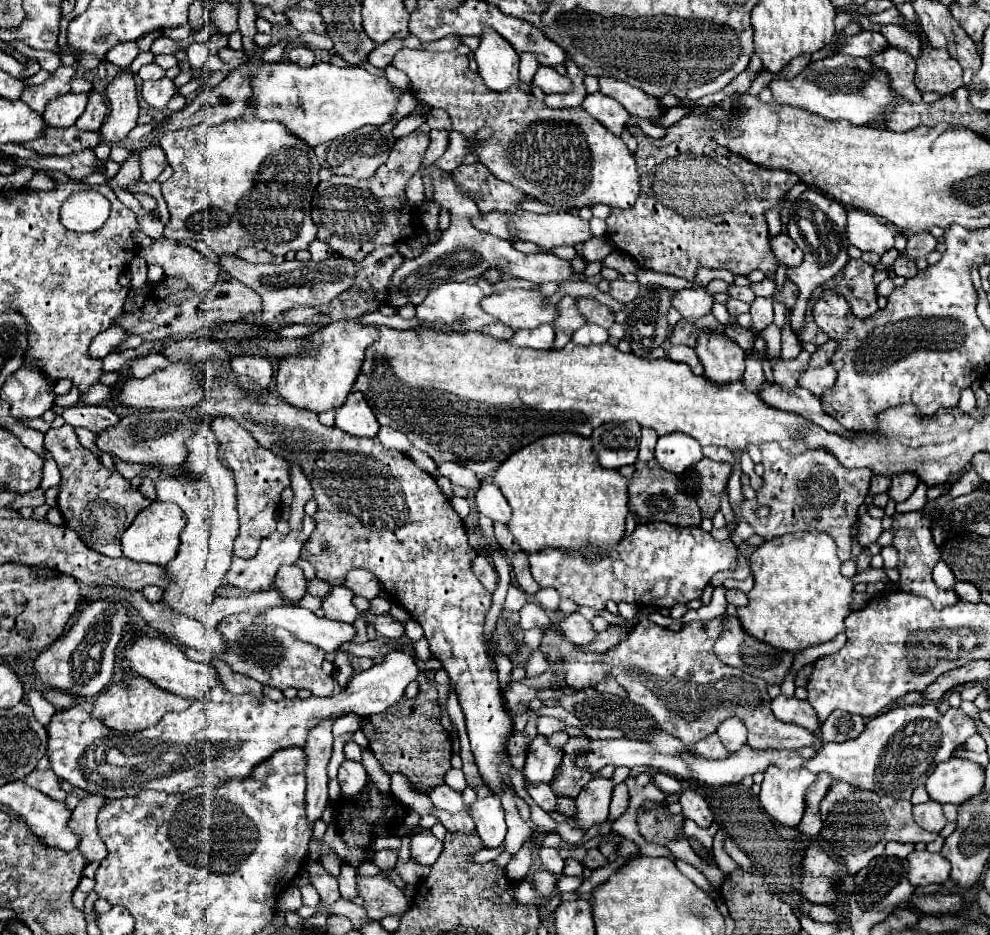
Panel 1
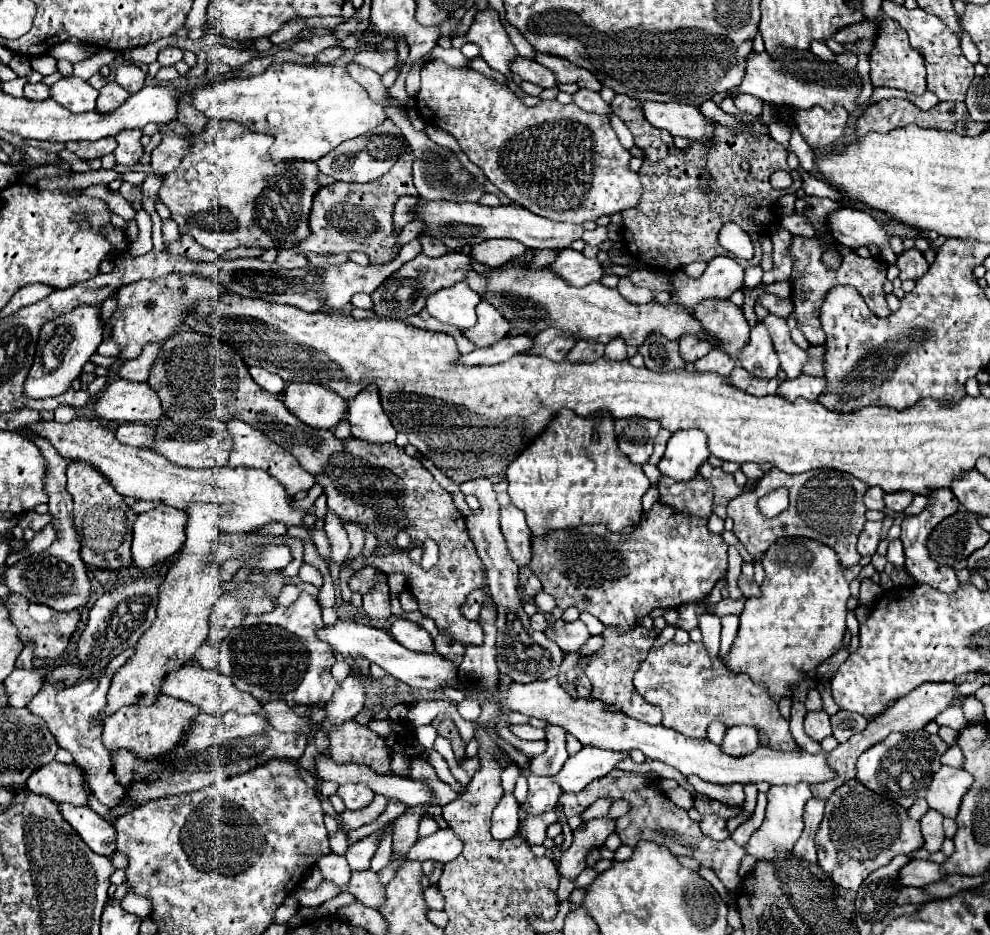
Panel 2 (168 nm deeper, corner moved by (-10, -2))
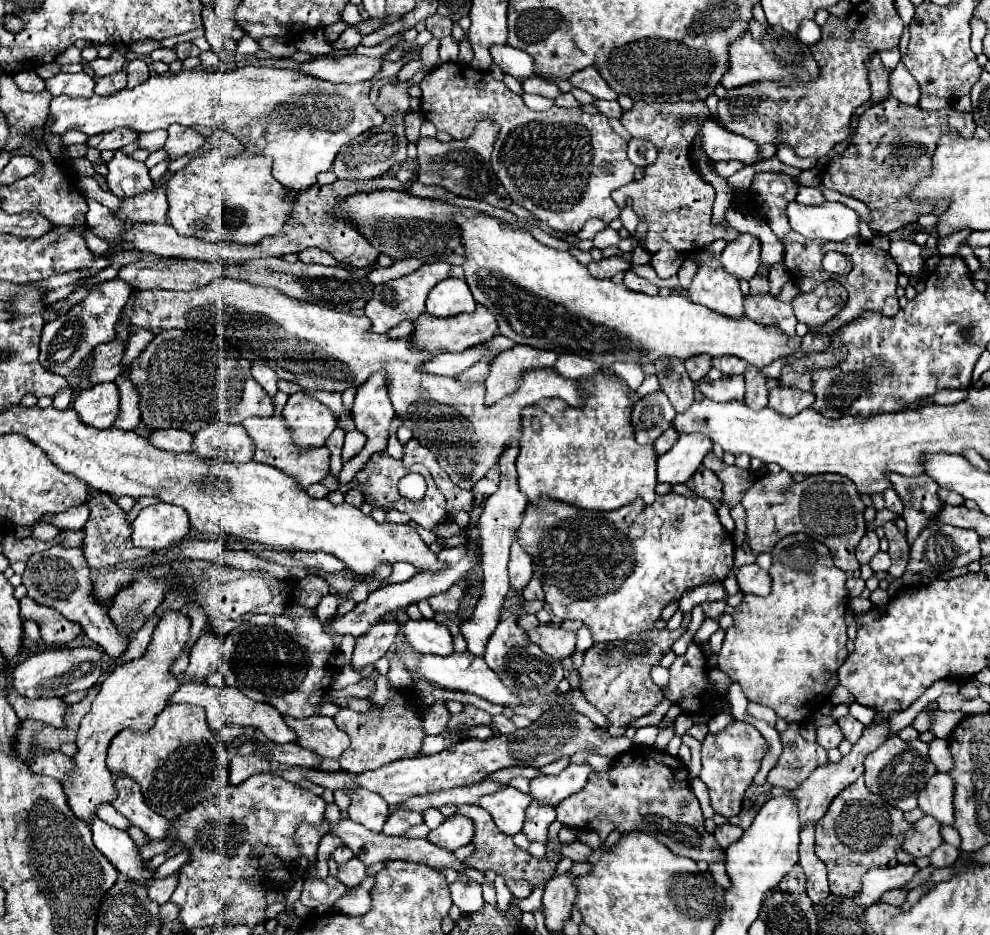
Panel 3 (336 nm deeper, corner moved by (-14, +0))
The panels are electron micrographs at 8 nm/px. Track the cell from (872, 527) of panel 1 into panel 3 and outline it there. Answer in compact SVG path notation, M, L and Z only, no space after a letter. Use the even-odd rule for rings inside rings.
M867 530L867 534L861 538L861 542L855 550L855 556L861 564L867 564L877 552L879 552L879 538L877 538L875 530Z

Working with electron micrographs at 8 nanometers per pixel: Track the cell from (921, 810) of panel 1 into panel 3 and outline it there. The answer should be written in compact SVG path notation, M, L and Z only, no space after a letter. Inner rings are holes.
M925 816L919 822L915 822L907 832L907 838L903 842L903 852L907 852L913 858L929 856L943 842L939 828L941 824L931 816Z

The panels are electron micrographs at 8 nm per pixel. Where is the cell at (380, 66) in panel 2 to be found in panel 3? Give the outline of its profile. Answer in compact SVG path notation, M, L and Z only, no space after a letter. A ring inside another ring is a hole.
M357 54L315 56L297 68L301 74L313 74L313 78L301 76L295 70L255 66L227 70L223 74L209 70L181 70L179 74L157 74L149 78L149 66L143 60L133 60L127 64L125 90L109 96L53 98L51 116L55 122L51 132L63 134L75 128L87 136L95 136L113 128L151 132L171 124L195 130L221 128L233 134L253 154L269 156L273 160L273 176L279 184L287 186L291 192L303 192L317 182L319 172L331 168L343 144L357 138L361 132L383 124L385 116L369 100L371 82L363 82L377 74L381 62L381 58Z

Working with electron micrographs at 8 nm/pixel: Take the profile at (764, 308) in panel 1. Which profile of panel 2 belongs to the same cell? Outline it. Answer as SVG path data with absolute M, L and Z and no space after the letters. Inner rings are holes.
M759 322L751 330L749 346L739 356L739 362L745 370L749 370L755 376L761 376L761 378L777 376L779 358L777 358L775 346L771 344L771 336L767 336L767 326L765 324Z

